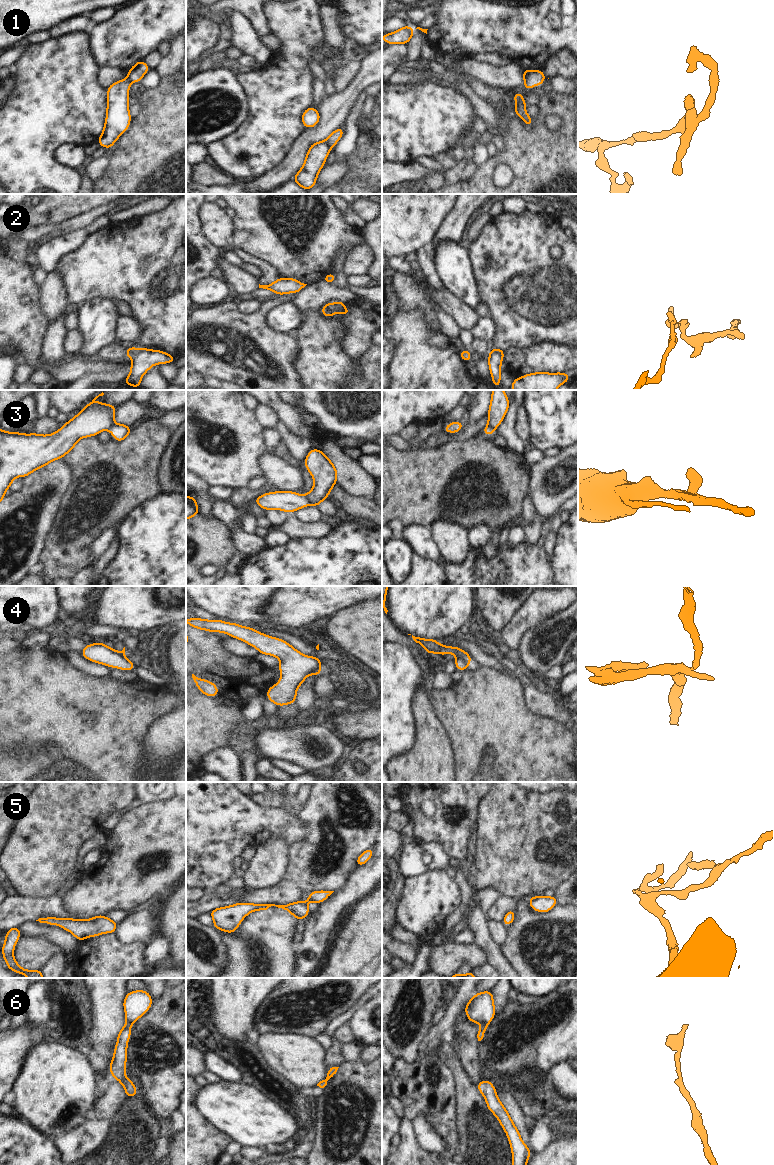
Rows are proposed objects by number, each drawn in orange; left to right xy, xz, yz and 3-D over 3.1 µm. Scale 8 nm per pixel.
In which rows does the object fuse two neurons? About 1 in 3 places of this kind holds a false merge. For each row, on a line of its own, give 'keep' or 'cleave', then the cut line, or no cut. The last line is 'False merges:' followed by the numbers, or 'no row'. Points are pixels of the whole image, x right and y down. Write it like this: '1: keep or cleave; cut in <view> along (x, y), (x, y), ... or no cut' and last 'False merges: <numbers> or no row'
1: cleave; cut in xz along (324, 141), (331, 148)
2: cleave; cut in xy along (139, 349), (134, 356)
3: cleave; cut in xz along (305, 495), (309, 500)
4: cleave; cut in yz along (457, 655), (461, 656), (467, 665)
5: keep; no cut
6: keep; no cut
False merges: 1, 2, 3, 4

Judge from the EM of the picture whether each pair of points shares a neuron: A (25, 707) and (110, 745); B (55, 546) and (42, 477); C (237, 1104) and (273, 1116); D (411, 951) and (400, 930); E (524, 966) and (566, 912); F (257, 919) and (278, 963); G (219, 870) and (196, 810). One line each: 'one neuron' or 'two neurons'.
A: one neuron
B: two neurons
C: one neuron
D: two neurons
E: one neuron
F: one neuron
G: one neuron

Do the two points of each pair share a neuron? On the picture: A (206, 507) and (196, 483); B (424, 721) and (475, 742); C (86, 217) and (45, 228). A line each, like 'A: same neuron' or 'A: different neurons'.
A: same neuron
B: different neurons
C: same neuron

